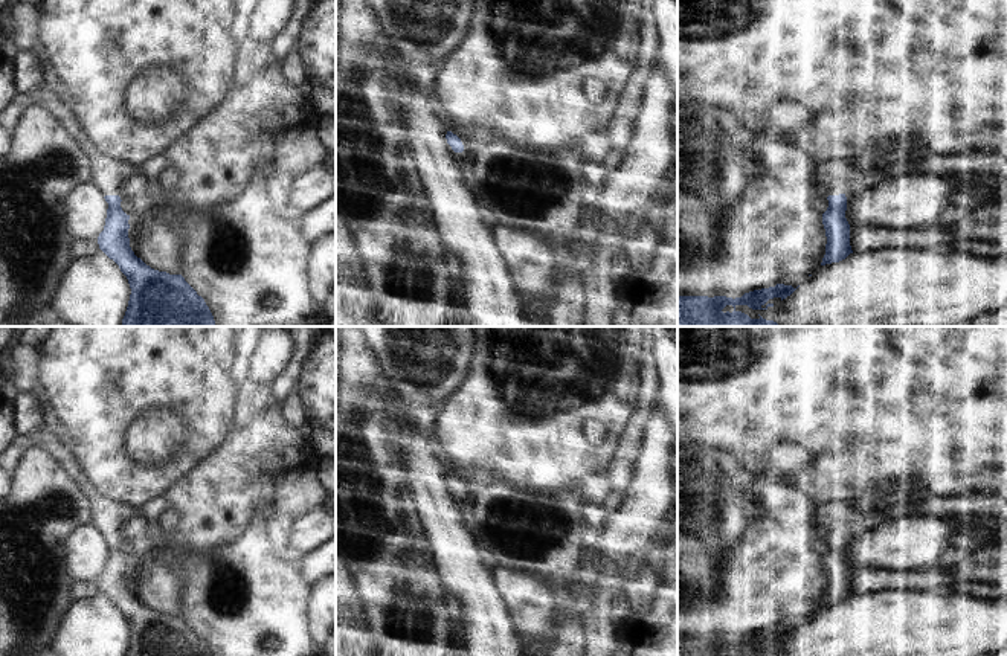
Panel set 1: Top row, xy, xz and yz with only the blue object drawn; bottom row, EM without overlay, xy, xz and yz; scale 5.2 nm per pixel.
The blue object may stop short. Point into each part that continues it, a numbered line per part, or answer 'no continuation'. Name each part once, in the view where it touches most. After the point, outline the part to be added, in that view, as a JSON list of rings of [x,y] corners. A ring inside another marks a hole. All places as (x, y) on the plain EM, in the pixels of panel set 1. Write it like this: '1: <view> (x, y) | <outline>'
1: xz (458, 499) | [[[446,481],[446,490],[447,490],[449,496],[452,497],[452,500],[453,500],[458,511],[461,511],[464,500],[471,494],[470,487],[465,485],[464,482],[461,482],[461,484],[464,487],[464,493],[462,494],[455,494],[452,491],[452,488],[447,485],[447,481]]]

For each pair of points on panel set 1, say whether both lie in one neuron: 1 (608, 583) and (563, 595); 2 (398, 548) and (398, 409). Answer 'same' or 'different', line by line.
1: different
2: same

